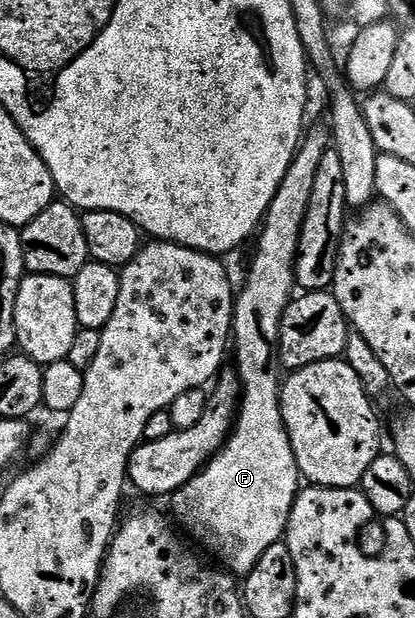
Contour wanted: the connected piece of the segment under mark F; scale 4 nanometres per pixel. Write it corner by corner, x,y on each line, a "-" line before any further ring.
308,129
293,164
289,164
289,172
285,172
285,180
281,180
281,188
277,188
277,196
273,196
273,204
269,204
267,215
264,216
262,227
257,234
259,243
255,246
255,259
247,270
247,283
244,284
243,291
238,291
235,300
233,358
235,354
234,365
239,371
239,381
243,384
243,396
239,403
235,427
232,428
227,443
207,461
207,465
169,498
172,510
170,513
174,521
184,531
187,529
193,537
200,538
204,548
209,553
216,554
224,562
220,563
235,576
246,576
257,564
257,560
265,556
265,551
273,548
273,544
277,544
286,535
295,497
301,489
299,465
283,423
279,403
281,363
277,351
283,317
297,290
295,261
299,251
301,228
313,200
321,160
325,160
325,152
332,149
332,146
333,134
330,129

